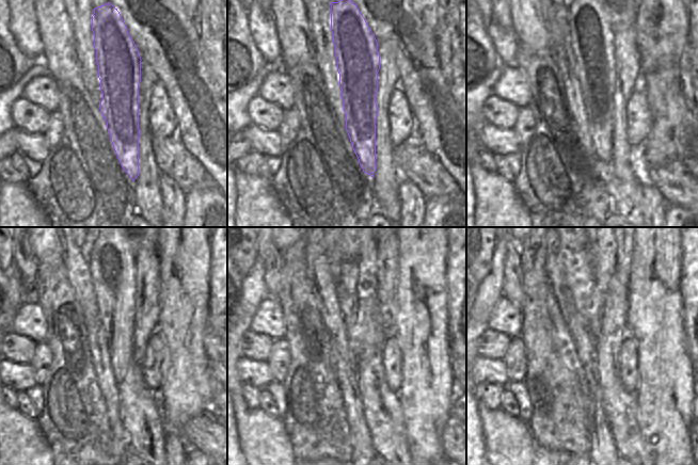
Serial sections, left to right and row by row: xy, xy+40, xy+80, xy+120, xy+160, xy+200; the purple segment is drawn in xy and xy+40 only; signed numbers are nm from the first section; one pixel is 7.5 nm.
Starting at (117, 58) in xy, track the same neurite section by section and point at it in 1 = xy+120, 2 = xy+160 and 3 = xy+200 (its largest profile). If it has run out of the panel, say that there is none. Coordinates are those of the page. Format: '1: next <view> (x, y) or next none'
1: next xy+120 (112, 266)
2: next xy+160 (355, 285)
3: next xy+200 (619, 405)

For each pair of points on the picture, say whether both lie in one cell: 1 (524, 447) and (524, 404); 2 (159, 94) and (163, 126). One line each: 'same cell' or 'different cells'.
1: different cells
2: same cell

